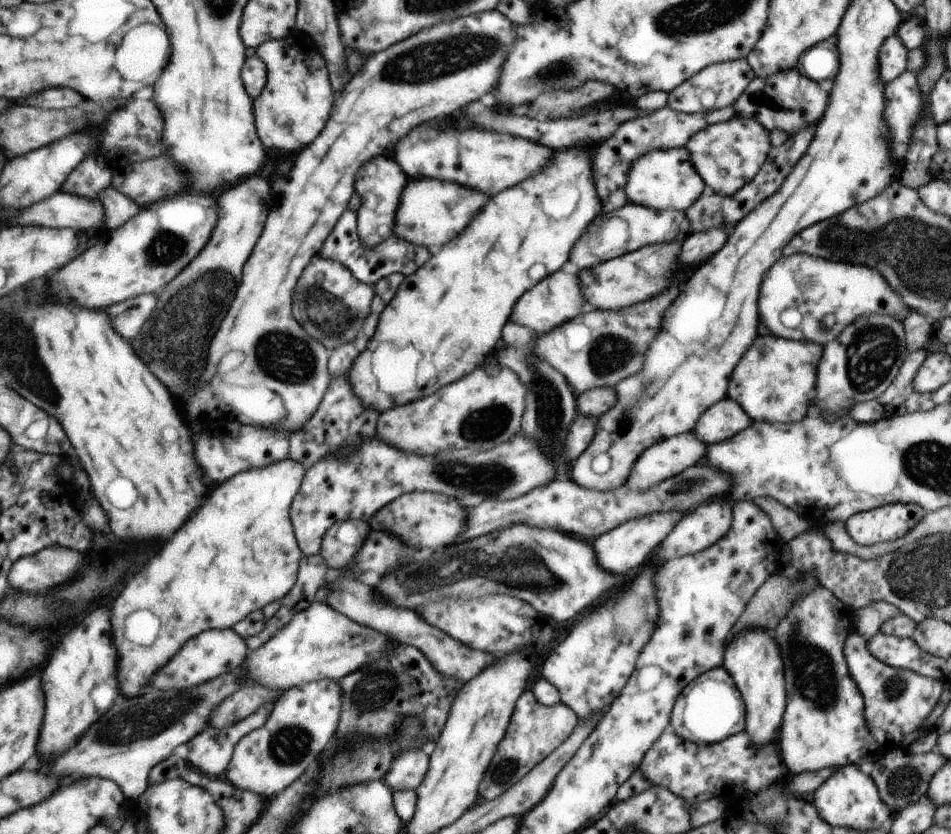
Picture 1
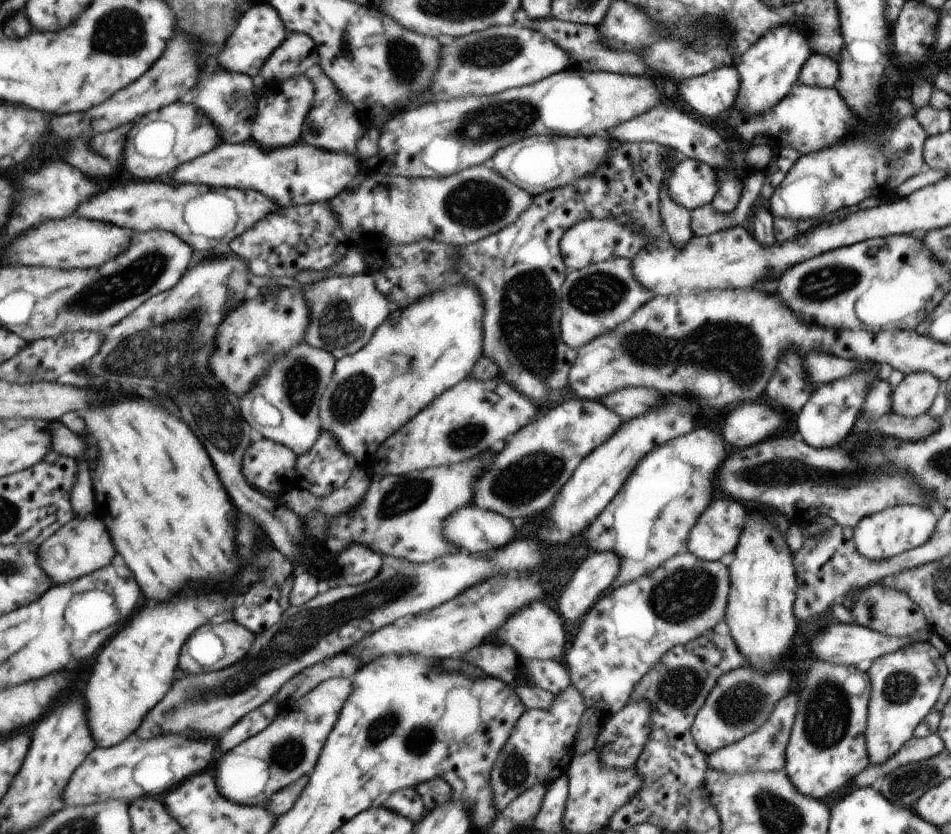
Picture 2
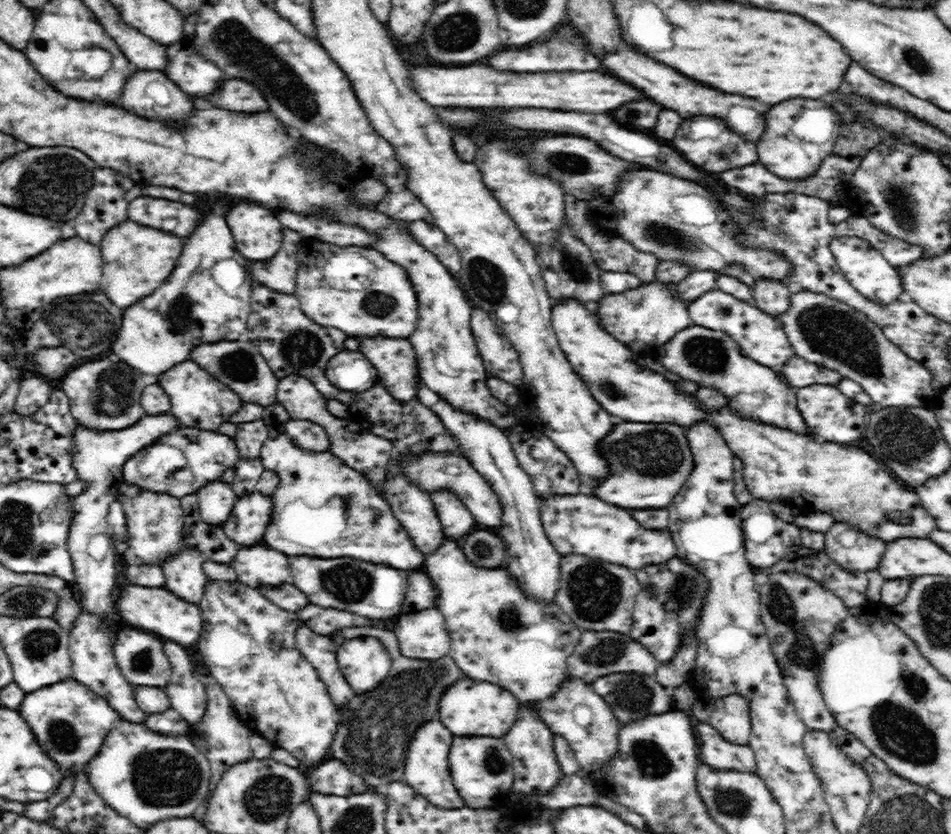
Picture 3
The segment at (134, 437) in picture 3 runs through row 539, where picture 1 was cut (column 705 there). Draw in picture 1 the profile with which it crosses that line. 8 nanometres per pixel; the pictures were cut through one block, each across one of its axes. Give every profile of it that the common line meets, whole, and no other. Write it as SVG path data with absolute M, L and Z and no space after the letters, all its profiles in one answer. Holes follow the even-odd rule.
M735 59L729 62L713 63L702 68L697 75L684 80L673 91L667 93L666 106L680 113L701 113L706 110L719 110L726 106L733 106L738 97L746 90L754 72L745 59Z

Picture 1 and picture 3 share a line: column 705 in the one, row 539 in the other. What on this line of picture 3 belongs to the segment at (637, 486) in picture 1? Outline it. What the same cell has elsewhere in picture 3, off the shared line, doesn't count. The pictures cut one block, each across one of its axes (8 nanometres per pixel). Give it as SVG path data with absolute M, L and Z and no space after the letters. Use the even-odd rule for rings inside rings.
M450 537L442 541L442 548L426 558L426 574L432 583L438 586L440 598L436 602L438 610L444 615L451 638L449 655L455 664L472 680L500 684L500 688L508 688L521 706L526 707L530 701L544 700L552 696L557 688L571 674L568 672L566 660L579 643L583 630L562 612L555 601L539 601L536 597L524 595L516 577L504 570L484 570L467 561L459 542Z

